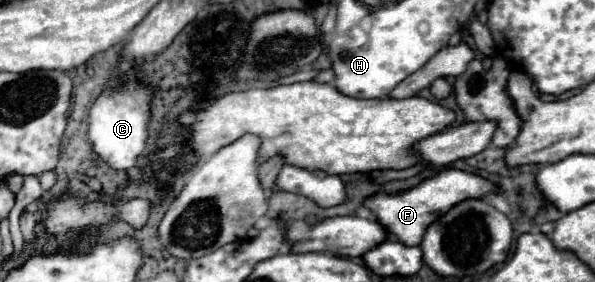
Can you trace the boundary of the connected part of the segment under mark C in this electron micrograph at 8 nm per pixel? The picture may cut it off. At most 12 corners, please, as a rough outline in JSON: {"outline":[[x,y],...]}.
{"outline":[[104,90],[90,108],[92,150],[116,170],[146,150],[150,90]]}

